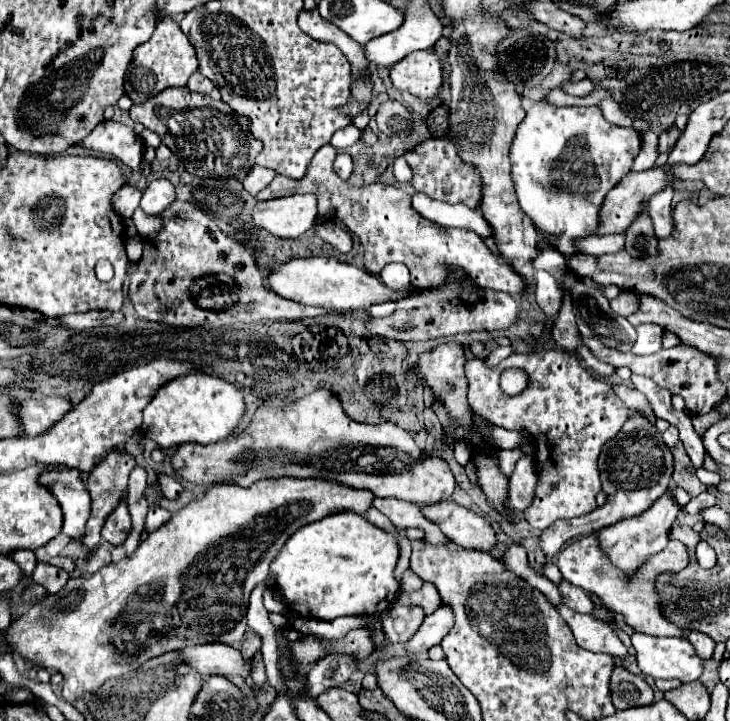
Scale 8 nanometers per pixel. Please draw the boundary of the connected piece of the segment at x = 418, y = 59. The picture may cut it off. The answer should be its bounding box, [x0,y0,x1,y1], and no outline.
[391,51,443,103]

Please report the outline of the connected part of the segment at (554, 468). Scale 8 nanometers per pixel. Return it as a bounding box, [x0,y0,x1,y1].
[465,349,629,529]

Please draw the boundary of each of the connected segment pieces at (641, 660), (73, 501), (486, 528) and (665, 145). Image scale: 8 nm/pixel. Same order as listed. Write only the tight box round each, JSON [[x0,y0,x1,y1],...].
[[633,633,703,683],[37,467,91,539],[421,501,497,551],[659,127,679,153]]

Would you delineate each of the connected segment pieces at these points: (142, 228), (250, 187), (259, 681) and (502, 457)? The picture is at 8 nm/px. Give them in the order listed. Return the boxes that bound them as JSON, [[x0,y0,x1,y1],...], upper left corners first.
[[131,209,163,237],[243,165,275,195],[250,651,266,687],[499,449,523,475]]

